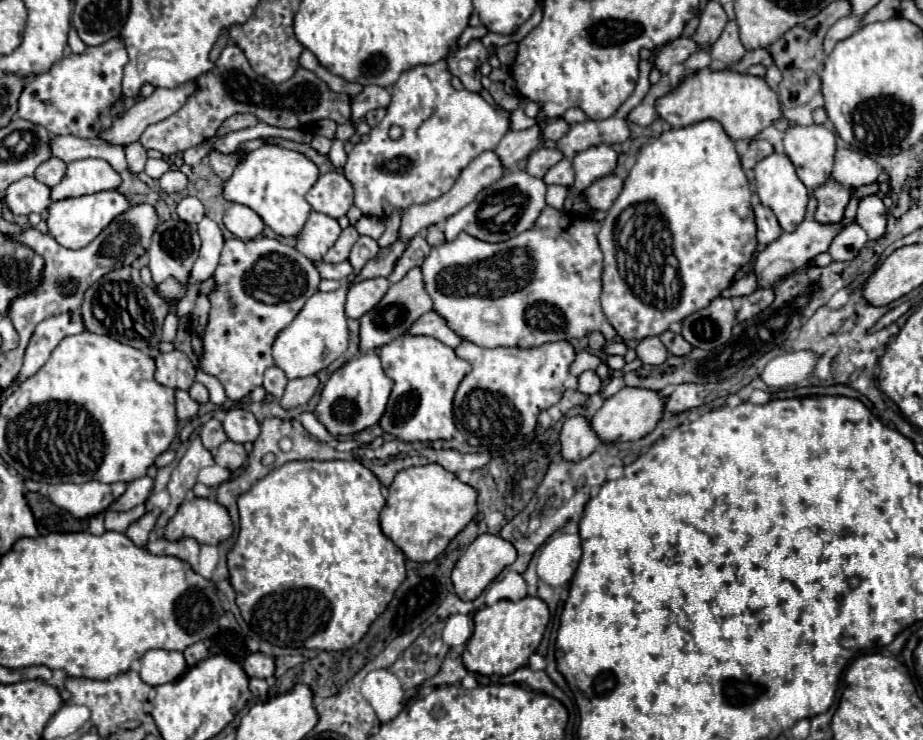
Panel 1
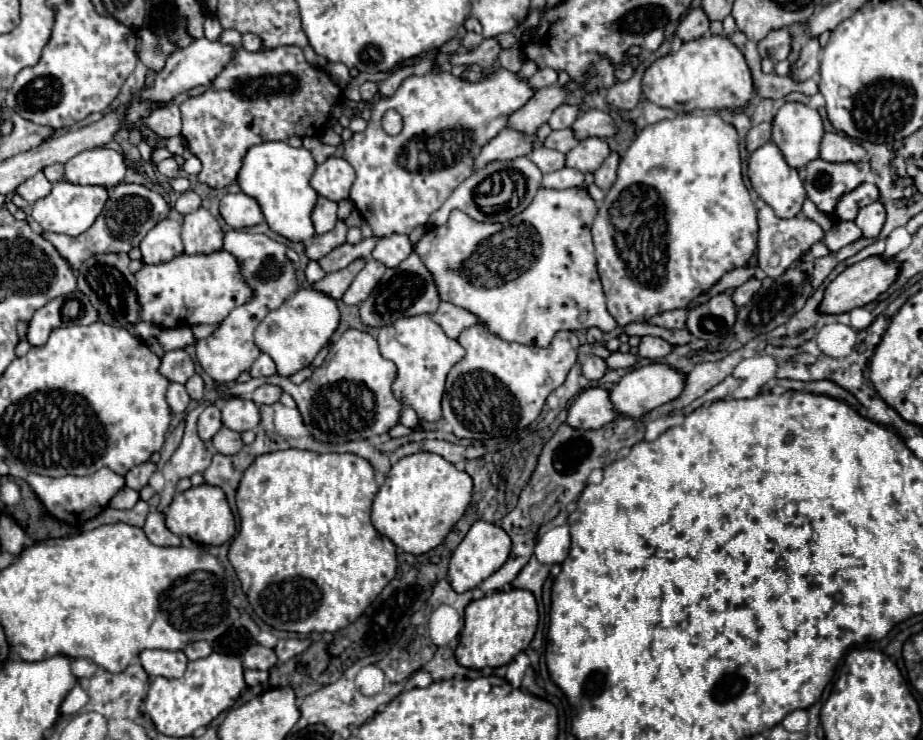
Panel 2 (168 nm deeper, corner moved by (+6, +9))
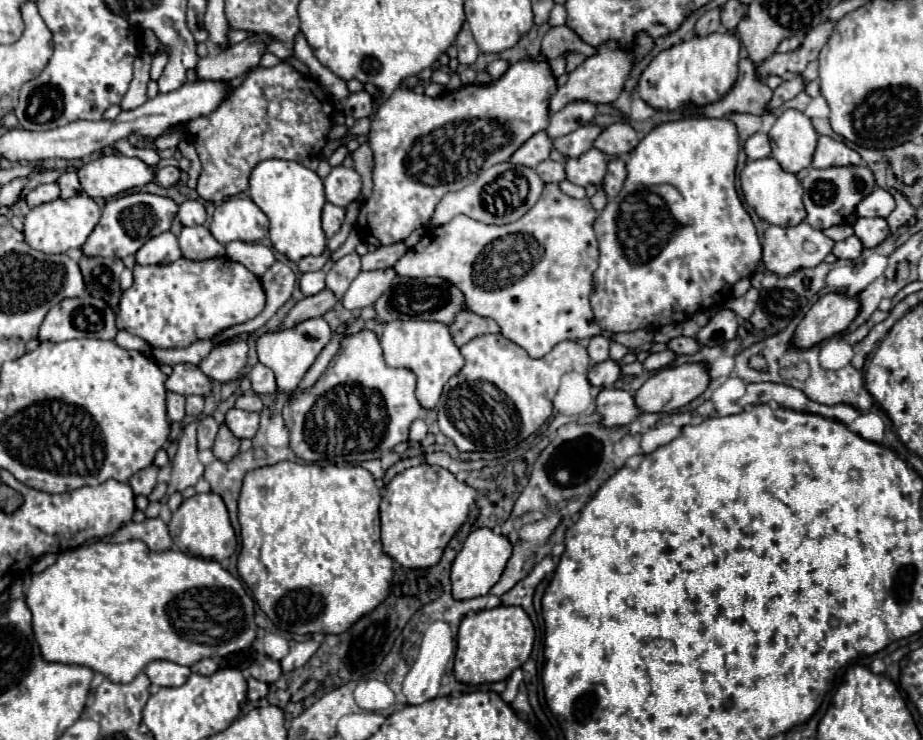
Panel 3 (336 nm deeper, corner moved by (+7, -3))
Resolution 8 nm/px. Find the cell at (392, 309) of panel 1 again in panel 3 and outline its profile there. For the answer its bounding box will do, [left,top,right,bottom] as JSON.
[375,275,463,325]

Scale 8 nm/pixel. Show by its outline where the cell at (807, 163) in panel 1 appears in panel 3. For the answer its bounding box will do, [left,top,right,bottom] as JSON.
[769,109,817,173]

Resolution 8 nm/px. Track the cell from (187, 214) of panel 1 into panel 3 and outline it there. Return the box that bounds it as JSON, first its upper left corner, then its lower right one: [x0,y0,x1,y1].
[177,199,207,227]

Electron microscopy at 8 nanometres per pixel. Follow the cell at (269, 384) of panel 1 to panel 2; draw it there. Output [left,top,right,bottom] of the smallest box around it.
[250,353,276,377]

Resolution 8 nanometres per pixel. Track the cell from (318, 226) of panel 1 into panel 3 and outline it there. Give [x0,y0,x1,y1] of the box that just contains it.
[321,203,345,239]

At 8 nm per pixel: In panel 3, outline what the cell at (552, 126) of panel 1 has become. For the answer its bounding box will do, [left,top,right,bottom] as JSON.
[545,101,595,139]

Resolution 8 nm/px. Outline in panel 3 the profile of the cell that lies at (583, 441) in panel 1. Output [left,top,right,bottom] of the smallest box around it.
[595,389,641,427]

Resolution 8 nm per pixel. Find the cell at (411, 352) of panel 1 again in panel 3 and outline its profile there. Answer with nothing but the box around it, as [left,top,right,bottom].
[381,321,463,411]

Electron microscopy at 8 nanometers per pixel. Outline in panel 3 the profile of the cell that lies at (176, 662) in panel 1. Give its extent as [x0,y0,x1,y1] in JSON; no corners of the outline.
[145,661,191,687]

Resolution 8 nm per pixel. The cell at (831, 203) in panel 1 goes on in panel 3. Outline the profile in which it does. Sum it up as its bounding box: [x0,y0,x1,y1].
[801,167,875,229]

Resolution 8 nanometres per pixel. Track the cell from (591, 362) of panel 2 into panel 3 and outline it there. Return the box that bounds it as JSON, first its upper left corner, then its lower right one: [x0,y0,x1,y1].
[587,359,621,389]

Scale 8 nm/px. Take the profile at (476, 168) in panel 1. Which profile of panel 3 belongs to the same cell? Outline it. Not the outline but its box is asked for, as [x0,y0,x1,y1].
[509,131,553,167]

